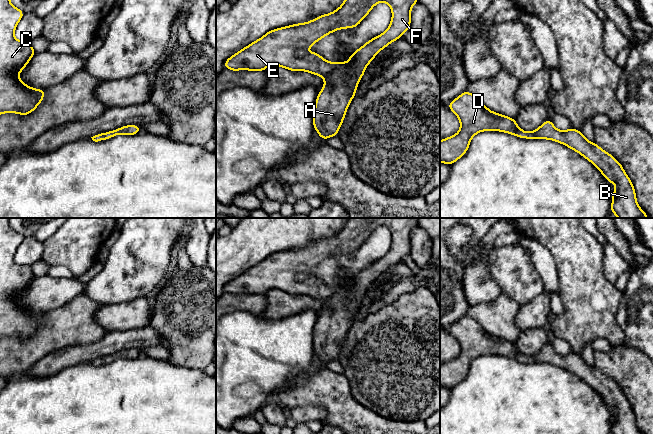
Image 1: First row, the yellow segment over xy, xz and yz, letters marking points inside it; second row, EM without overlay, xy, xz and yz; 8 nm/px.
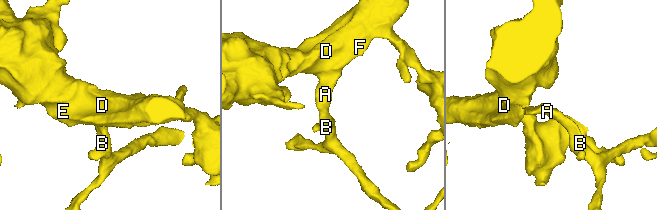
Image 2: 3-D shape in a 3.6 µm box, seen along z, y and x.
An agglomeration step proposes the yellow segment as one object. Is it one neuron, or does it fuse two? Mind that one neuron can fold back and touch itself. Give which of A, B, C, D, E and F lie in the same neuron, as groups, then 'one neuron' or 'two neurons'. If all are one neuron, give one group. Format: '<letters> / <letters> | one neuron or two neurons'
A B C D E F | one neuron

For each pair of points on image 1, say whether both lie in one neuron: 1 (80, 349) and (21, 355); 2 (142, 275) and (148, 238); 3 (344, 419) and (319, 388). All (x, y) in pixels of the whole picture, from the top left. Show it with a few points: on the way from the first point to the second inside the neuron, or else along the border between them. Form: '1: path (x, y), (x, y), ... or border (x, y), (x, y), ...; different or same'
1: border (73, 344), (45, 354), (32, 366); different
2: path (143, 266), (145, 264), (145, 247); same
3: path (342, 411), (327, 396); same

